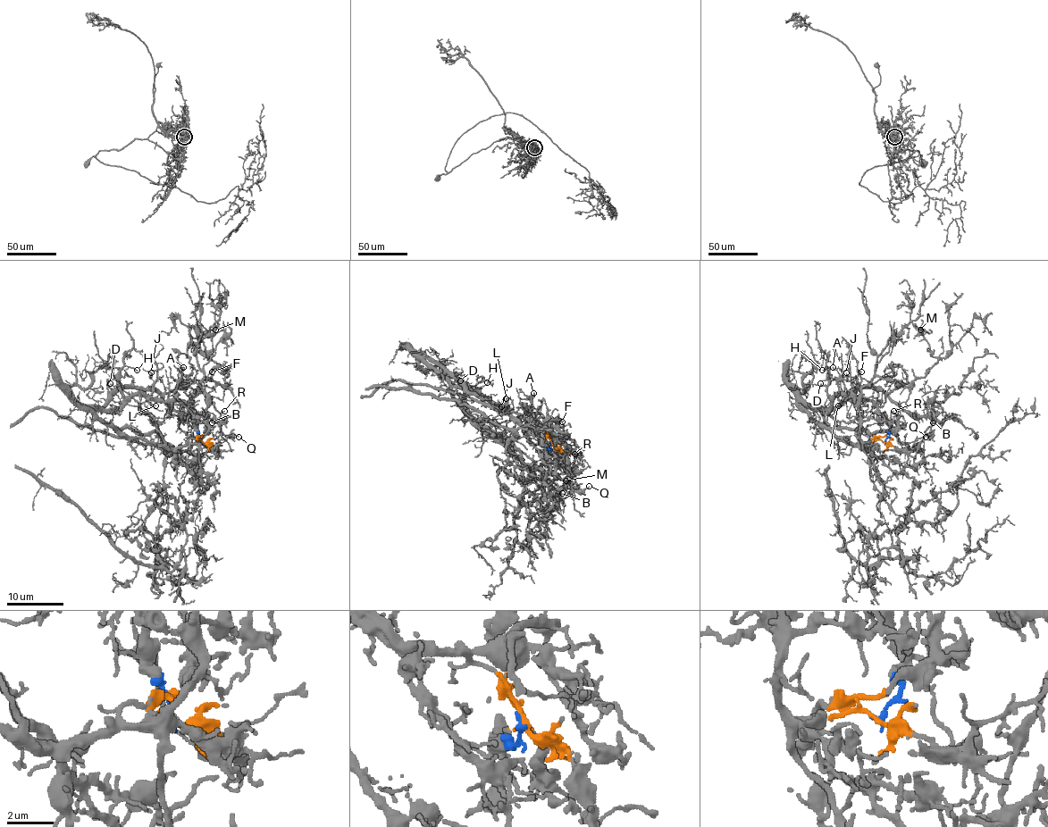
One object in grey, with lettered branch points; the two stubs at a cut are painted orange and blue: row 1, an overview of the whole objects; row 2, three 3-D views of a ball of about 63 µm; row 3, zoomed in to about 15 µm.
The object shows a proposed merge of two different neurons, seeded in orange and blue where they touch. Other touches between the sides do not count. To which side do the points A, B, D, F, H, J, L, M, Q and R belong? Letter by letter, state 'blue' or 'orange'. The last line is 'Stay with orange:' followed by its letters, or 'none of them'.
A: orange
B: orange
D: blue
F: orange
H: blue
J: blue
L: blue
M: orange
Q: orange
R: orange
Stay with orange: A, B, F, M, Q, R

